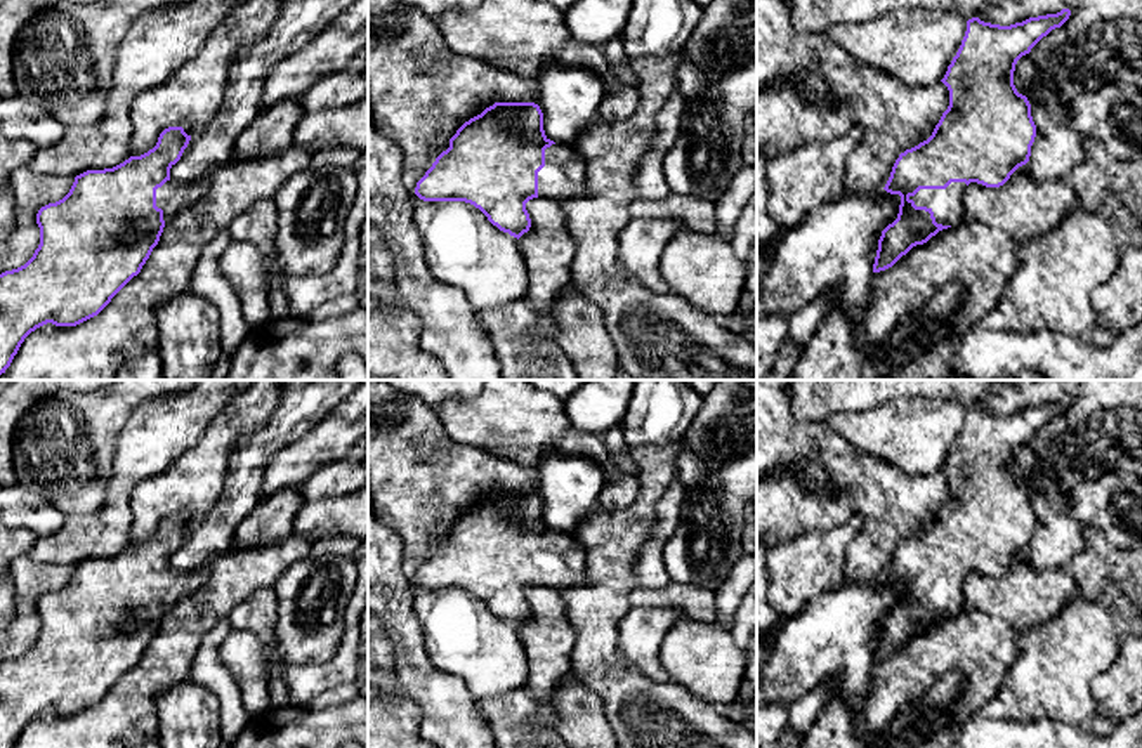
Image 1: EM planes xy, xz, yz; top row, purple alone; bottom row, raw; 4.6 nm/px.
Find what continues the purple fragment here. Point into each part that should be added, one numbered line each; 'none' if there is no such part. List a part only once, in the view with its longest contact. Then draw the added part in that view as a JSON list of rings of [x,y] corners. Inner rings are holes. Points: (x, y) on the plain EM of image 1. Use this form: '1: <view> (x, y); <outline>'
1: yz (948, 597); [[[951,571],[946,578],[920,578],[915,585],[909,585],[909,588],[913,588],[916,595],[930,597],[937,613],[955,616],[967,606],[963,595],[965,578],[965,571]]]

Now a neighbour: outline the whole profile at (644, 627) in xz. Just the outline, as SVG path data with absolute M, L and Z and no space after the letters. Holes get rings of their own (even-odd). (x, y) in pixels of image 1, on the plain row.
M630 607L620 623L618 649L627 663L654 682L668 682L670 675L660 663L660 647L670 628L686 618L680 607Z

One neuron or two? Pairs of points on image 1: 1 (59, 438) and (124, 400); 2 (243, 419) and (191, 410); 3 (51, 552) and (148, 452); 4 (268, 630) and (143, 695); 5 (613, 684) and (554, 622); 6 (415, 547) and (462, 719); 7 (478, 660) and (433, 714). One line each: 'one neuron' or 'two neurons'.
1: one neuron
2: two neurons
3: one neuron
4: two neurons
5: two neurons
6: two neurons
7: two neurons

